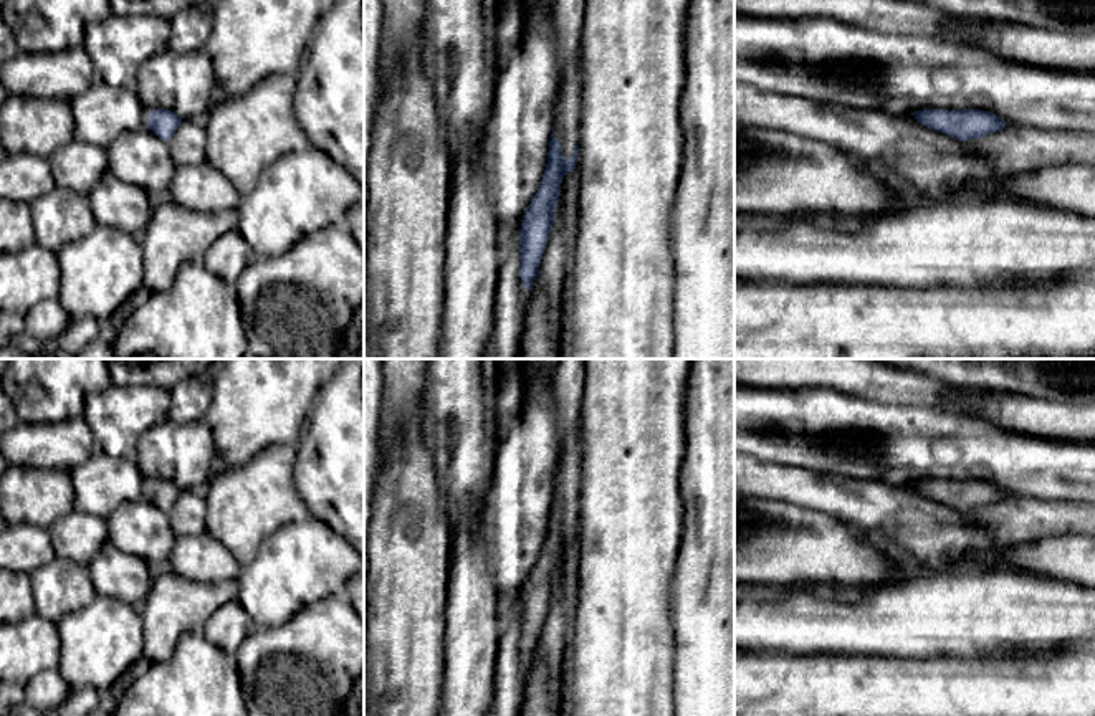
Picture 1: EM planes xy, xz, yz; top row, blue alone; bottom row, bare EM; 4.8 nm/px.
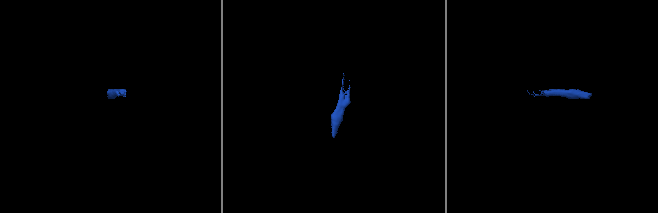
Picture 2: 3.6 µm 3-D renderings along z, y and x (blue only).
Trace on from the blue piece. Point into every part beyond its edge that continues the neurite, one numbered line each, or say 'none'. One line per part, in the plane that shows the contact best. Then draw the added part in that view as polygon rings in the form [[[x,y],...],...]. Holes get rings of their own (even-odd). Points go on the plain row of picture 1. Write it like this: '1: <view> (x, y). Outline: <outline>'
1: xz (569, 473). Outline: [[[579,423],[564,442],[564,451],[556,471],[554,508],[561,513],[566,529],[571,529],[574,526],[574,518],[579,516],[582,461],[584,446]]]
2: xz (510, 675). Outline: [[[513,615],[496,655],[490,716],[519,716],[529,668],[529,661],[523,658],[519,640],[519,615]]]

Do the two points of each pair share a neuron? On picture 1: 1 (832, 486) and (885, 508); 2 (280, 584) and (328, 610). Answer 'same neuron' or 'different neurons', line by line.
1: same neuron
2: different neurons

